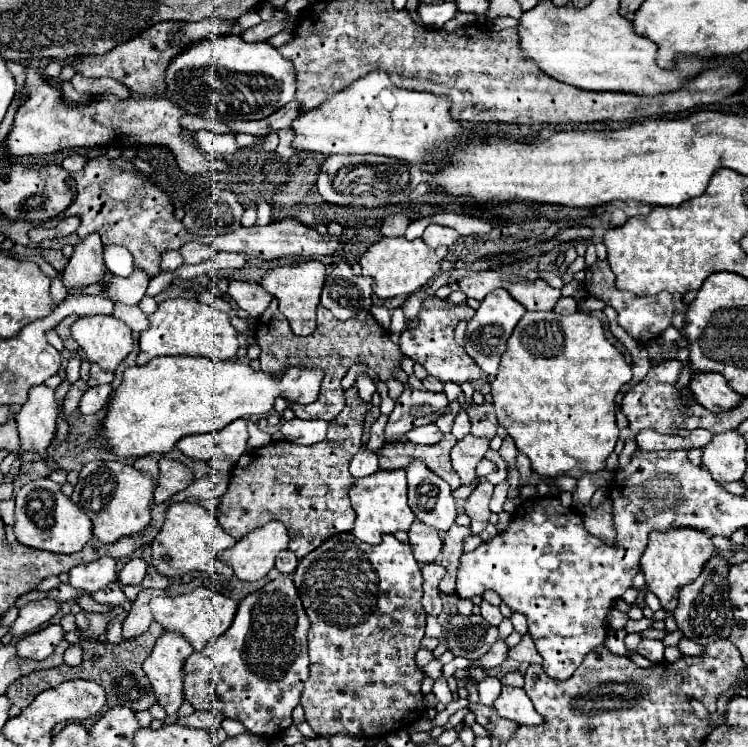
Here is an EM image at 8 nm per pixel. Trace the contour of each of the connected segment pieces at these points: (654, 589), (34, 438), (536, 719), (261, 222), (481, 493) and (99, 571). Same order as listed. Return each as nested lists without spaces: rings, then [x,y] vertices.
[[[676,528],[664,534],[652,532],[648,536],[648,546],[640,558],[640,566],[642,566],[648,590],[658,596],[664,610],[676,608],[680,588],[698,578],[698,574],[702,572],[704,564],[710,560],[712,554],[714,554],[712,538],[702,536],[702,532],[694,532],[692,528]]]
[[[40,384],[30,388],[28,402],[16,414],[18,432],[20,432],[20,454],[36,450],[38,454],[46,454],[54,432],[56,432],[56,416],[58,408],[54,402],[54,390]]]
[[[504,686],[492,706],[500,718],[512,720],[516,724],[526,724],[526,726],[542,724],[542,716],[538,716],[538,712],[534,710],[534,704],[524,692],[524,688]]]
[[[258,198],[258,200],[256,200],[256,206],[258,206],[258,220],[256,220],[256,224],[258,224],[258,226],[266,226],[266,224],[270,224],[270,222],[272,222],[272,218],[270,218],[270,214],[272,214],[272,206],[270,206],[270,202]]]
[[[480,480],[478,486],[474,488],[474,492],[470,494],[470,498],[466,500],[466,514],[472,518],[472,534],[480,534],[486,524],[488,524],[488,518],[490,518],[490,498],[492,498],[492,490],[494,486],[488,482],[488,480]]]
[[[98,558],[94,562],[80,564],[80,566],[74,566],[68,572],[68,576],[70,576],[72,586],[94,594],[100,588],[104,588],[116,580],[116,560],[114,558]]]

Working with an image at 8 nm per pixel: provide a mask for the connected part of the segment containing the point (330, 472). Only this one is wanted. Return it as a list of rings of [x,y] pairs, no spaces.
[[[354,436],[324,440],[314,446],[272,442],[264,448],[248,450],[232,466],[228,490],[214,516],[236,540],[270,520],[280,520],[288,528],[288,548],[298,558],[304,558],[328,538],[352,532],[356,512],[348,498],[348,490],[354,484],[348,464],[358,450],[360,440],[354,440]]]

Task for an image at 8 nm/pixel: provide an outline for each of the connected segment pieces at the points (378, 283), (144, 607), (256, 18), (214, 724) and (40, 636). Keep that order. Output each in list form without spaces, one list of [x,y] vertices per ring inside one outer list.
[[[382,238],[380,242],[372,244],[366,250],[366,254],[360,258],[360,266],[362,266],[362,276],[370,276],[374,280],[372,290],[378,298],[392,298],[400,294],[410,296],[412,292],[426,286],[436,276],[446,254],[448,254],[446,246],[434,250],[424,240],[408,242],[406,238]]]
[[[142,590],[138,594],[138,598],[132,602],[132,608],[124,620],[124,630],[122,630],[124,638],[136,638],[142,632],[146,632],[146,628],[152,622],[148,602],[152,596],[160,596],[160,594],[166,594],[166,590]]]
[[[247,12],[238,19],[238,28],[244,31],[248,28],[252,28],[262,22],[261,17],[257,12]]]
[[[202,710],[202,712],[194,712],[190,716],[184,716],[184,718],[178,718],[178,724],[182,726],[190,726],[190,728],[202,728],[202,730],[218,730],[220,724],[222,724],[222,716],[218,716],[216,712],[210,712],[210,710]]]
[[[50,624],[34,634],[28,634],[24,638],[20,638],[20,642],[16,644],[16,654],[20,658],[26,658],[26,660],[44,660],[48,658],[56,644],[64,638],[64,632],[62,632],[62,626],[60,624]]]

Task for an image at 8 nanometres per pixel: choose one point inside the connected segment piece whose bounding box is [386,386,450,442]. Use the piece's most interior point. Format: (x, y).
(414, 408)

